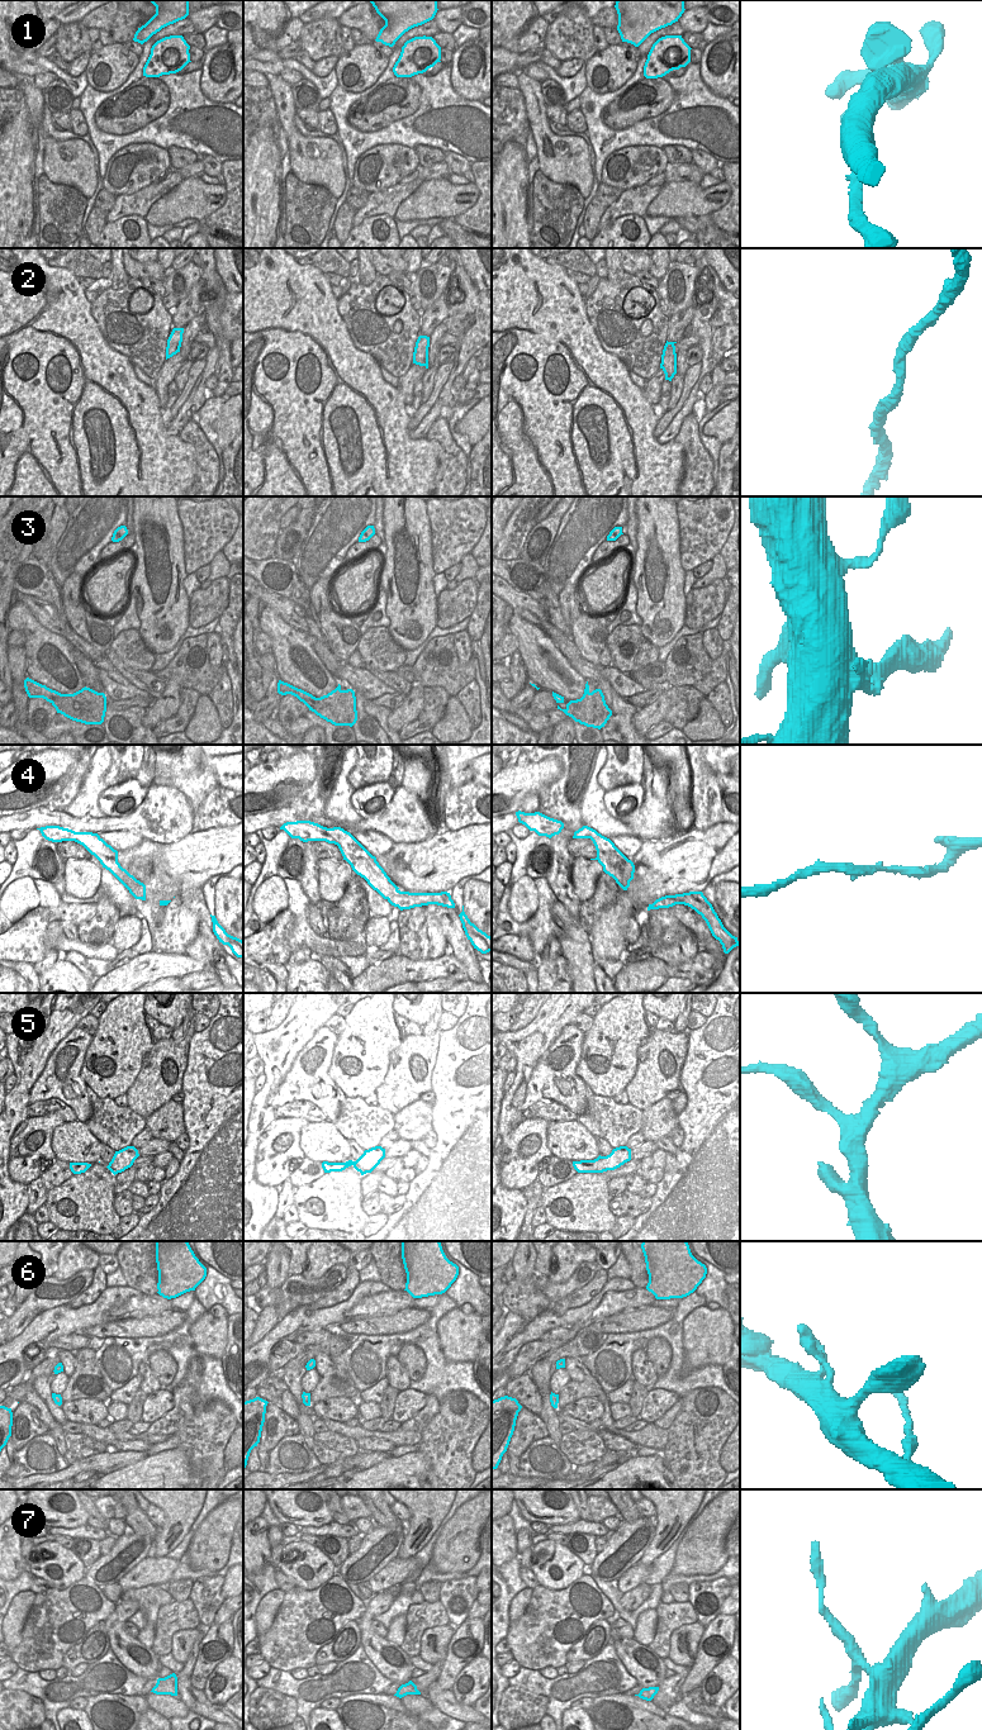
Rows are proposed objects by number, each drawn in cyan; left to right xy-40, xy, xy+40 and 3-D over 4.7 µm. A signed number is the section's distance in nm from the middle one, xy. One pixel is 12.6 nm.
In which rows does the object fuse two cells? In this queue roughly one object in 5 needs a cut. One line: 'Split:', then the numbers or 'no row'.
Split: 3, 7

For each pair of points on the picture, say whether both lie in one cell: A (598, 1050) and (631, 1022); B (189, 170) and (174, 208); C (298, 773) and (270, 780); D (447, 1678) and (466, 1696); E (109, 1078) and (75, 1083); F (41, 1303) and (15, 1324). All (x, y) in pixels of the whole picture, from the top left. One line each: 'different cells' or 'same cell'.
A: same cell
B: different cells
C: same cell
D: different cells
E: different cells
F: same cell

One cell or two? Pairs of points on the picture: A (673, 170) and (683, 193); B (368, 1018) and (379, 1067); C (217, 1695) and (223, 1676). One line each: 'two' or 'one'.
A: two
B: one
C: one

